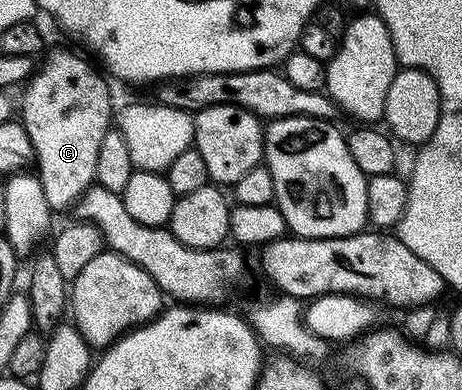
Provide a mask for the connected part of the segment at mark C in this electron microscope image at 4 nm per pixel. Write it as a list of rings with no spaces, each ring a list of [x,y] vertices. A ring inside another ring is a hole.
[[[71,52],[53,53],[48,58],[47,65],[42,68],[43,65],[26,81],[22,89],[21,123],[29,134],[35,151],[34,163],[39,164],[38,171],[45,177],[47,205],[53,210],[70,209],[75,201],[96,183],[97,150],[101,150],[101,138],[105,138],[113,124],[111,88],[95,73],[95,68],[89,61],[82,60]]]

